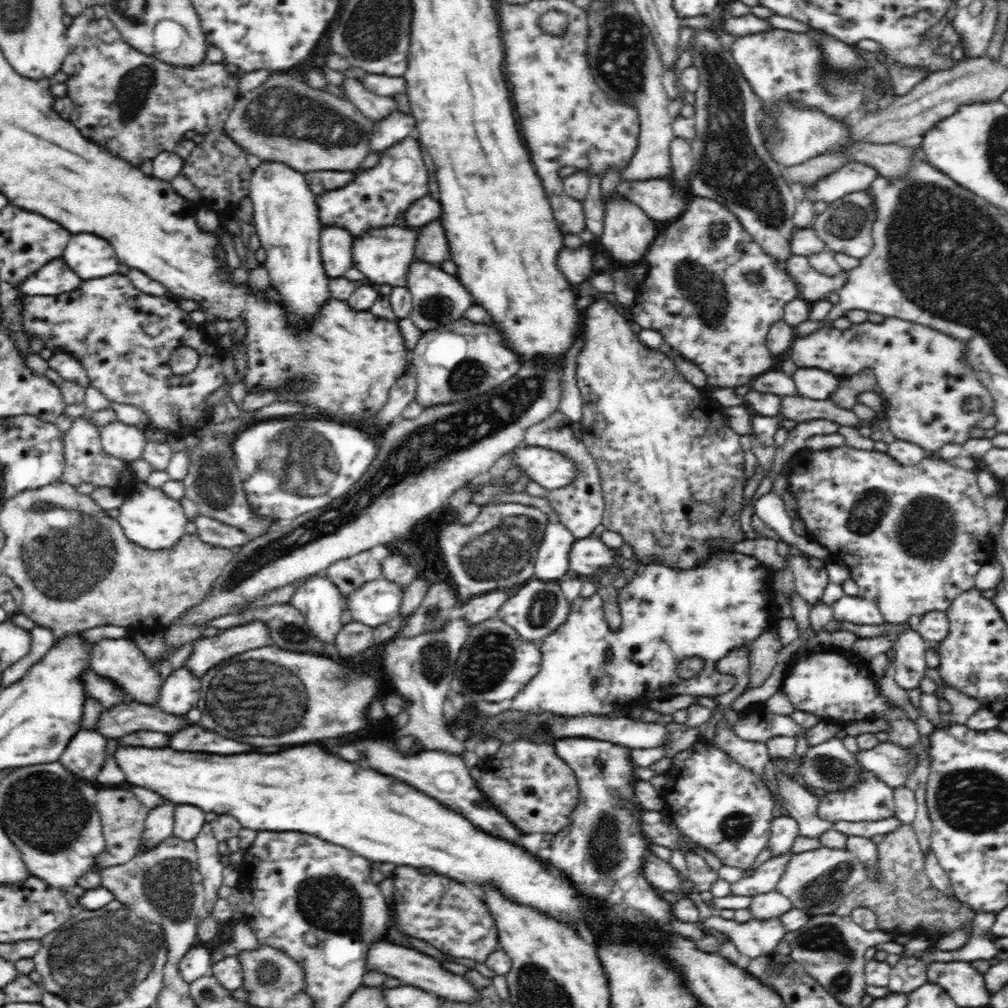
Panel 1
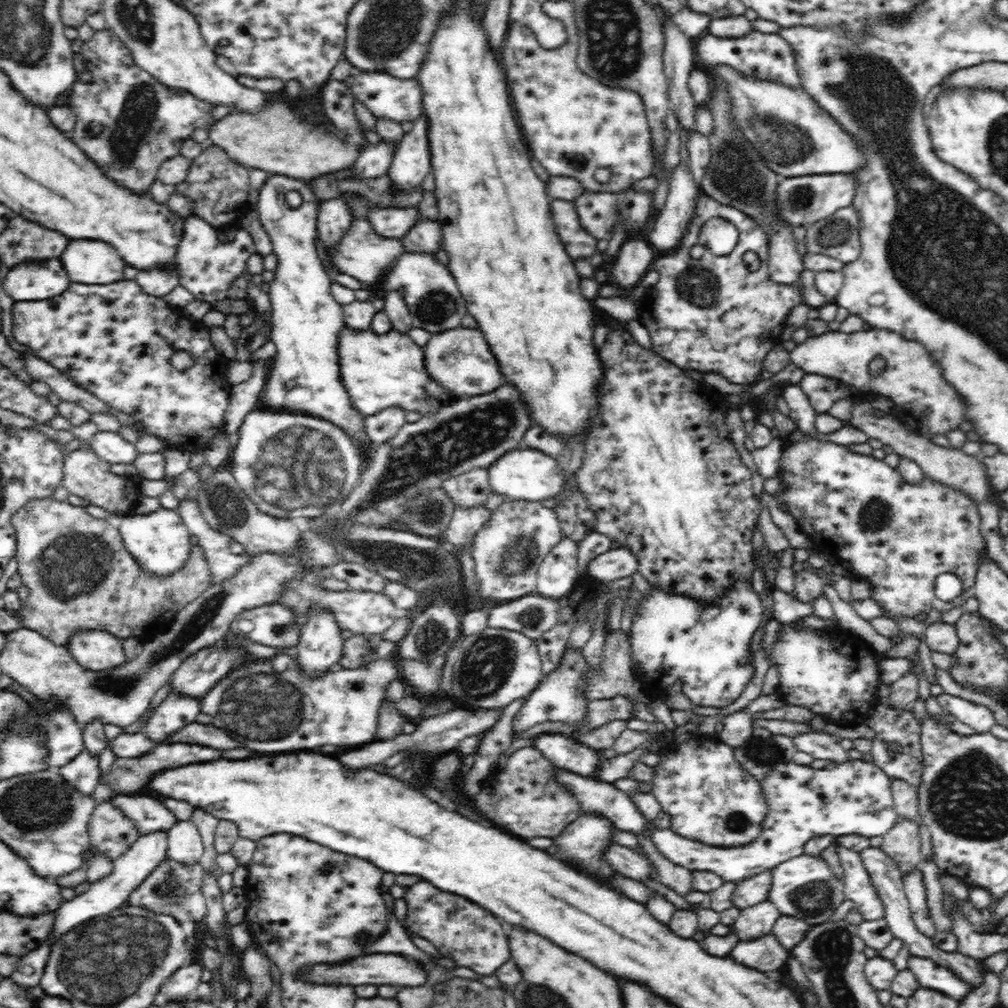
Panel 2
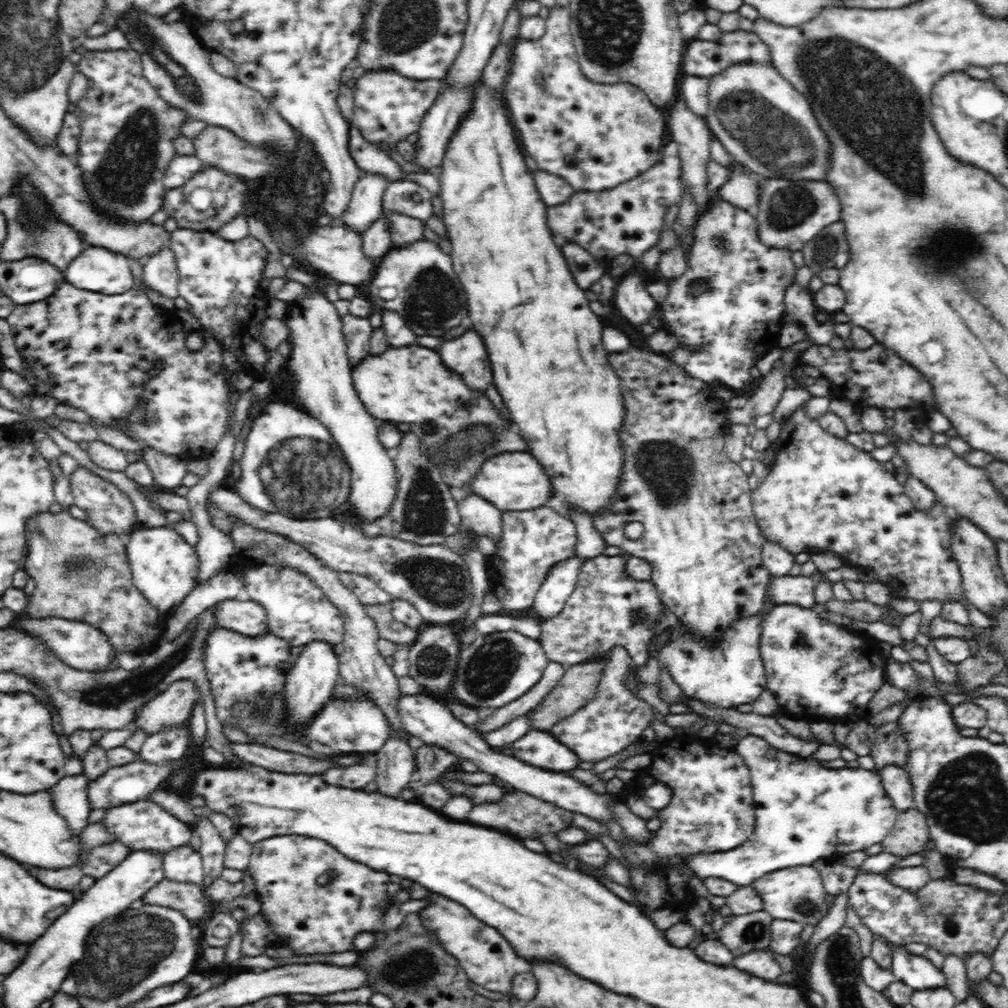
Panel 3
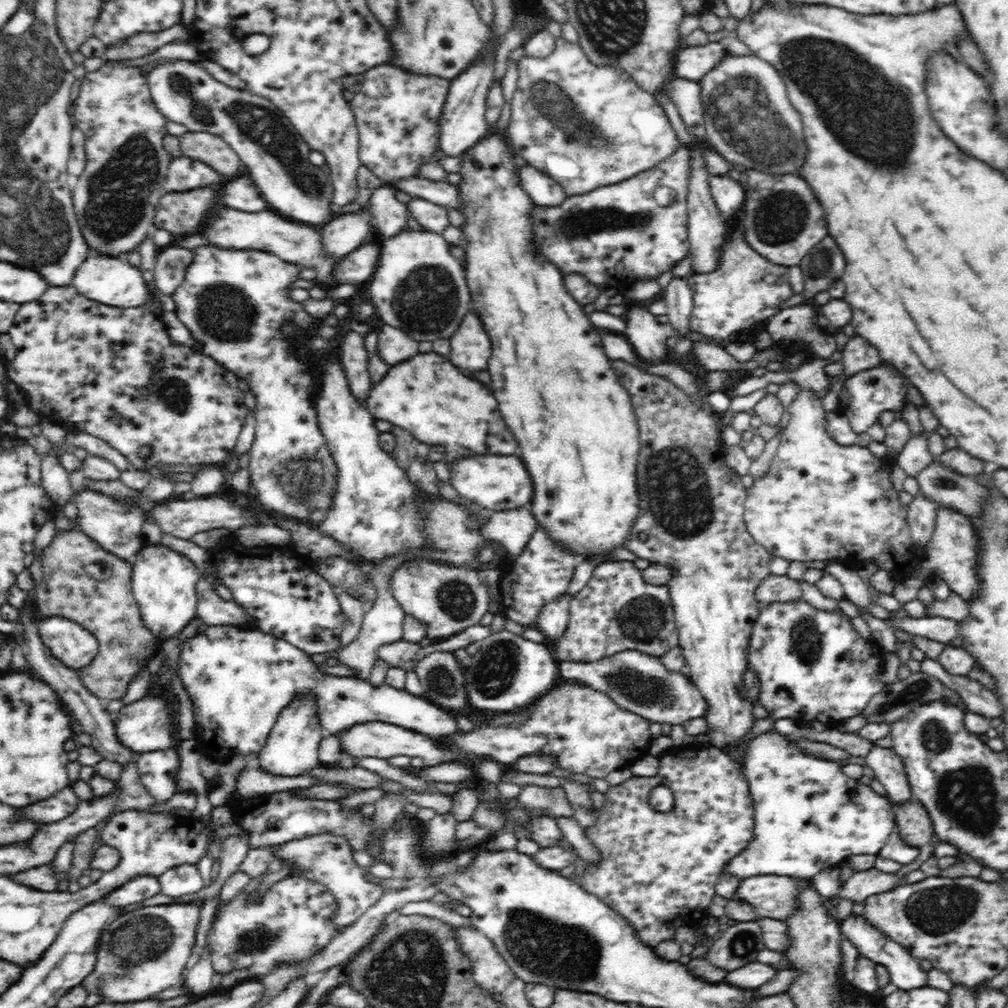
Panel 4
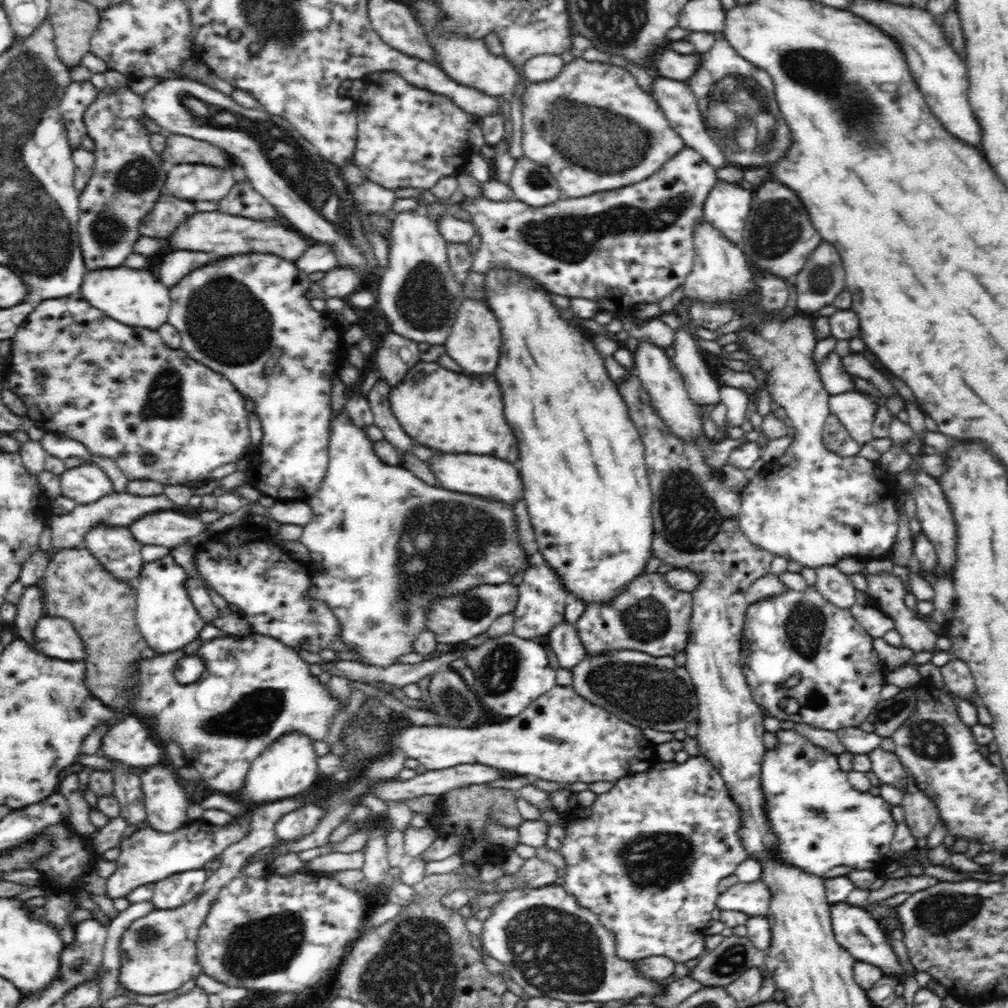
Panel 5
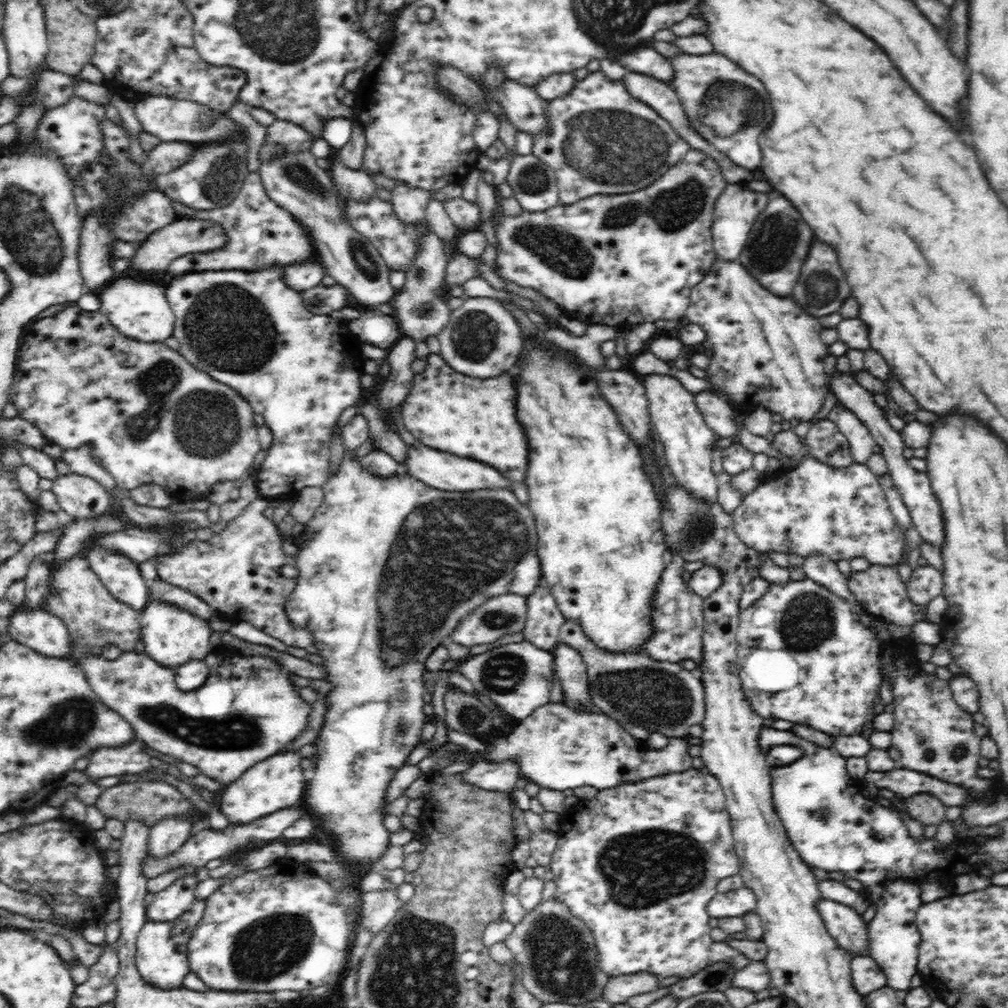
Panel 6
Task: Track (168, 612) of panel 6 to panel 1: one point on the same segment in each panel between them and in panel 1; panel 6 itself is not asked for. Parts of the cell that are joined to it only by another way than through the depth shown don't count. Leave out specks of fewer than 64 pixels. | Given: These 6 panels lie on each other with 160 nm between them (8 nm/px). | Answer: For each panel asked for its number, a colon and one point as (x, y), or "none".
1: (149, 518)
2: (159, 541)
3: (164, 567)
4: (163, 581)
5: (166, 617)

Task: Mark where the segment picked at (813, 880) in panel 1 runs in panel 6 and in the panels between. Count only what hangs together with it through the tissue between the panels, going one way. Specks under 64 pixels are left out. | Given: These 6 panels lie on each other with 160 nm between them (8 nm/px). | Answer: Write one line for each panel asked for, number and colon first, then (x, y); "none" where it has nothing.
2: (804, 887)
3: (797, 894)
4: (772, 896)
5: (751, 898)
6: (741, 901)

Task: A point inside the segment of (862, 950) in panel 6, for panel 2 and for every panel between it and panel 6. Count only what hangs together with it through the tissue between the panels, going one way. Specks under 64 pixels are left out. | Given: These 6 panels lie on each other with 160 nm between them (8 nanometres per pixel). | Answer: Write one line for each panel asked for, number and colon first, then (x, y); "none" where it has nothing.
2: (930, 975)
3: (918, 972)
4: (905, 972)
5: (855, 929)

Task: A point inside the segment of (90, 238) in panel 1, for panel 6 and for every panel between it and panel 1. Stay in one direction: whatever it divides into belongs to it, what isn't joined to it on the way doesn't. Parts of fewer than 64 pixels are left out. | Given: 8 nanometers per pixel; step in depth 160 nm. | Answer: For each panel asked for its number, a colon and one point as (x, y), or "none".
2: (86, 261)
3: (96, 270)
4: (108, 280)
5: (131, 296)
6: (138, 308)

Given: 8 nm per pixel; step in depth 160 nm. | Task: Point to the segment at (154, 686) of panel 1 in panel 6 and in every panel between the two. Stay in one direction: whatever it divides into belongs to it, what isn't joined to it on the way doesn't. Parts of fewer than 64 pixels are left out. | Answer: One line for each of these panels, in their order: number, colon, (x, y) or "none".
2: (96, 650)
3: (82, 646)
4: (75, 646)
5: (56, 637)
6: (41, 631)

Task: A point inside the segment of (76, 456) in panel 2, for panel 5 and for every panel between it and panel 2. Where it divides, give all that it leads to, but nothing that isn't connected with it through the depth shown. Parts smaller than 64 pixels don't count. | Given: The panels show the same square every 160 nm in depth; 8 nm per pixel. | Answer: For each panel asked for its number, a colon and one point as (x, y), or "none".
3: (111, 512)
4: (117, 529)
5: (119, 553)

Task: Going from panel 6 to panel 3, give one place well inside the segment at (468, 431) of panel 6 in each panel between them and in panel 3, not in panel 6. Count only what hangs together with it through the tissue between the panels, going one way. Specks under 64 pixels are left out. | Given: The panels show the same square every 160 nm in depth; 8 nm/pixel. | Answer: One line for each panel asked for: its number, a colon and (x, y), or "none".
3: (410, 385)
4: (428, 397)
5: (441, 413)

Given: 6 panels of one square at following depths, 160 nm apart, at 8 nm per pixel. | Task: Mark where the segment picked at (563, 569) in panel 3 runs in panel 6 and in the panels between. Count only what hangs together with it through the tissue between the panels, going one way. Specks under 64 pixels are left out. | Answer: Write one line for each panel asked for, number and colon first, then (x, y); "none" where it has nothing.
4: (553, 619)
5: (563, 640)
6: (569, 666)

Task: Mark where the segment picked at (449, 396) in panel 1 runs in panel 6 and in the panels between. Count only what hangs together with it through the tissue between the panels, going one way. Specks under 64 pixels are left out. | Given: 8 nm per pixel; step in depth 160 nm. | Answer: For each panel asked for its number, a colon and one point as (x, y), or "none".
2: (460, 359)
3: (462, 354)
4: (470, 344)
5: (474, 341)
6: (482, 339)

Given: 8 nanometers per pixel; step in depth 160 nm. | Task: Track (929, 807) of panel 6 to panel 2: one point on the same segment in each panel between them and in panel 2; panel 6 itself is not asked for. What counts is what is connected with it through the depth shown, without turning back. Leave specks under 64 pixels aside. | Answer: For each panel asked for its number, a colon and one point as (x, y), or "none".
2: (902, 843)
3: (910, 833)
4: (914, 824)
5: (920, 812)

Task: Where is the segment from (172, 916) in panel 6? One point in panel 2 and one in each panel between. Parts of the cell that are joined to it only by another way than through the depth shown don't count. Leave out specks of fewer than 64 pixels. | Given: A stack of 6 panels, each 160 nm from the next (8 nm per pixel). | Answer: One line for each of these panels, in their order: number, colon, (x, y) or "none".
2: (184, 842)
3: (184, 864)
4: (178, 882)
5: (175, 891)

